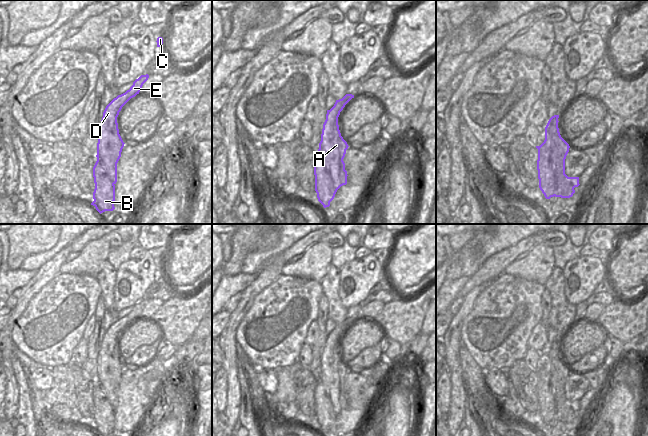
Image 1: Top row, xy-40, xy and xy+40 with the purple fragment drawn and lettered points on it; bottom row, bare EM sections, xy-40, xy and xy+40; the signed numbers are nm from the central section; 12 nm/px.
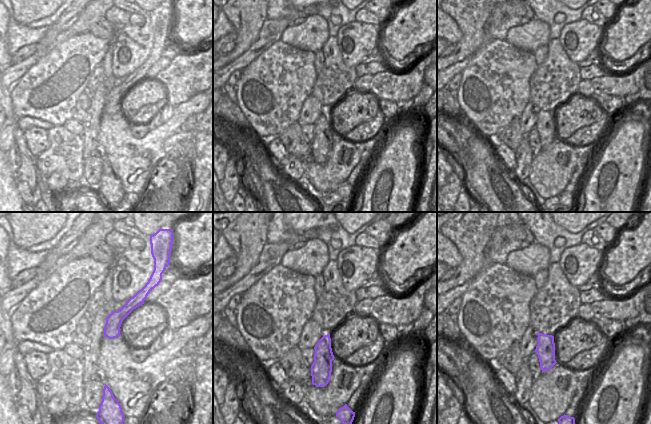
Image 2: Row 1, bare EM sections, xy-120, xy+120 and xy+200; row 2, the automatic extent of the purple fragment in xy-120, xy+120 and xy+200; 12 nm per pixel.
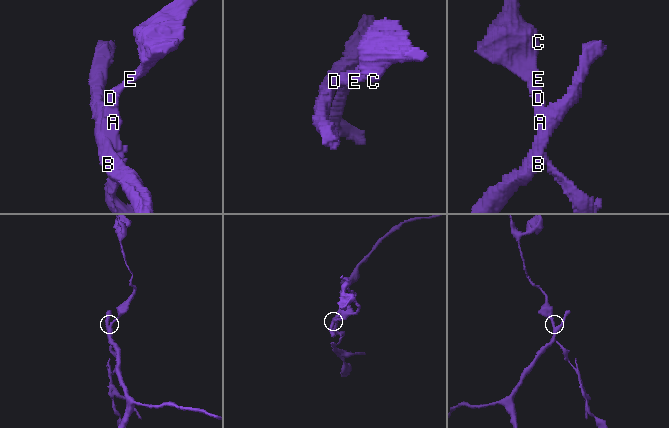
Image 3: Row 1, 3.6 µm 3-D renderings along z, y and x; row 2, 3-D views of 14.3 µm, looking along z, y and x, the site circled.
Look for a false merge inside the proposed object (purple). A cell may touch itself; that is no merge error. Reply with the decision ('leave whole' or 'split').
split

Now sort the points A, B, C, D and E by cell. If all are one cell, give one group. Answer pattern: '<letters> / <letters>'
A C D E / B

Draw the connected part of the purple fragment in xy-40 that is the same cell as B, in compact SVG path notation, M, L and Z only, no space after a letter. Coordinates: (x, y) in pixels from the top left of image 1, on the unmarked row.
M96 385L93 391L95 413L94 425L91 427L98 436L113 435L115 425L115 409L107 397L103 387Z

